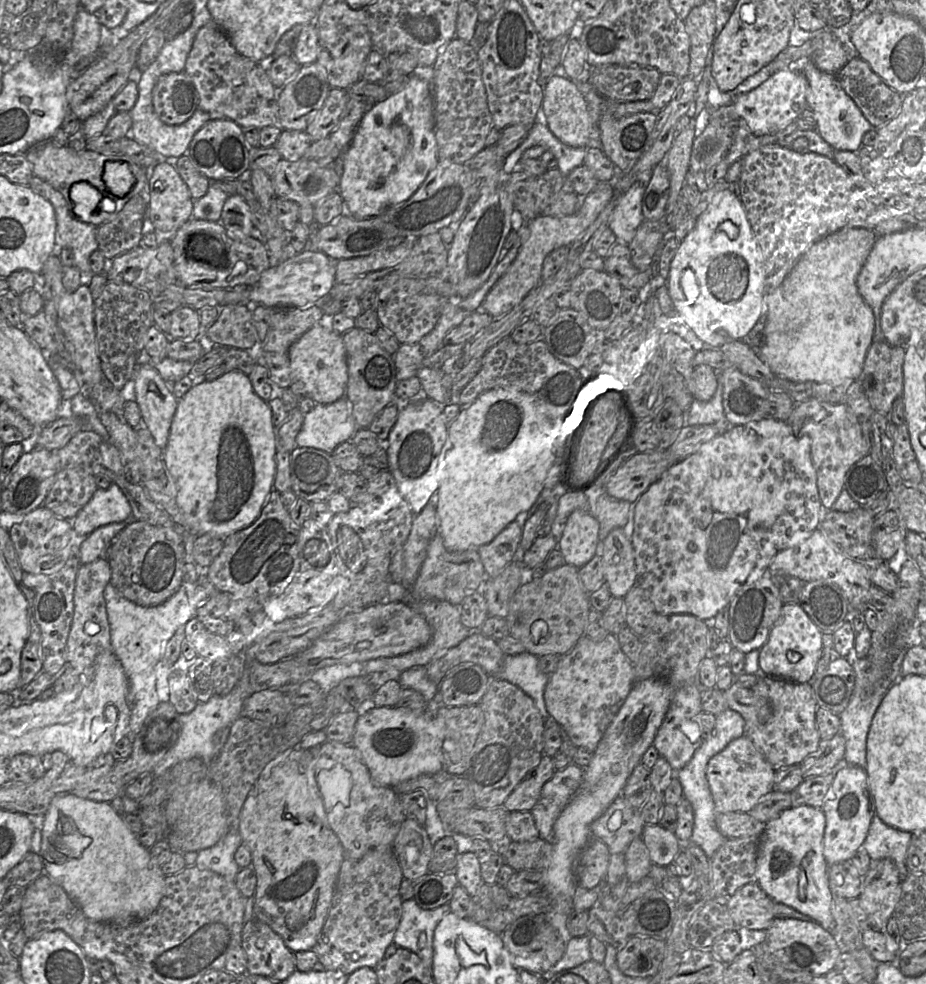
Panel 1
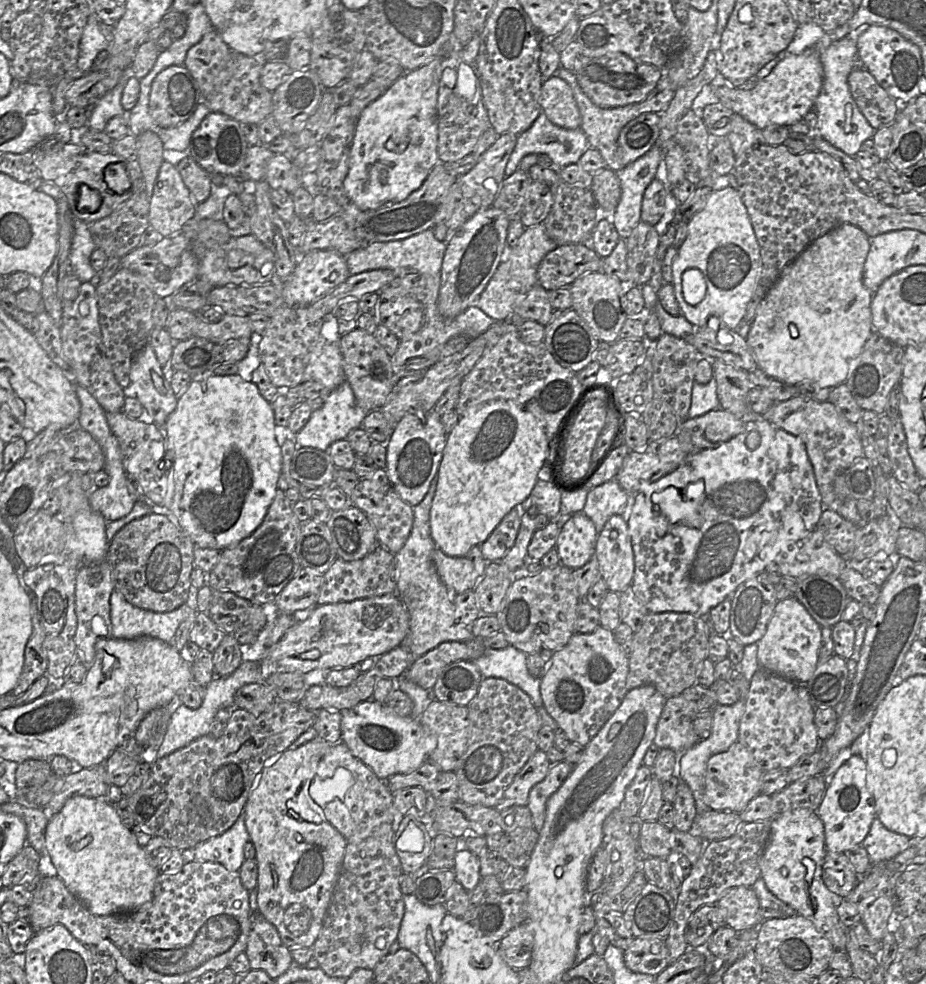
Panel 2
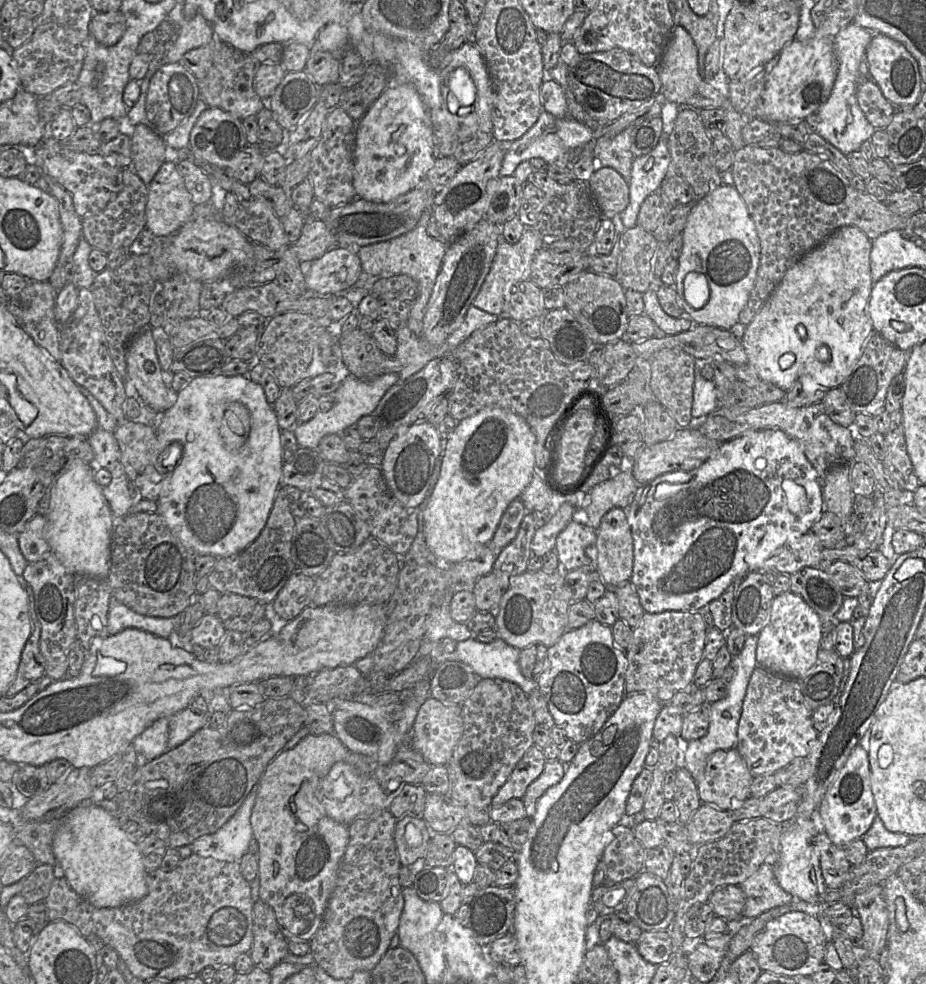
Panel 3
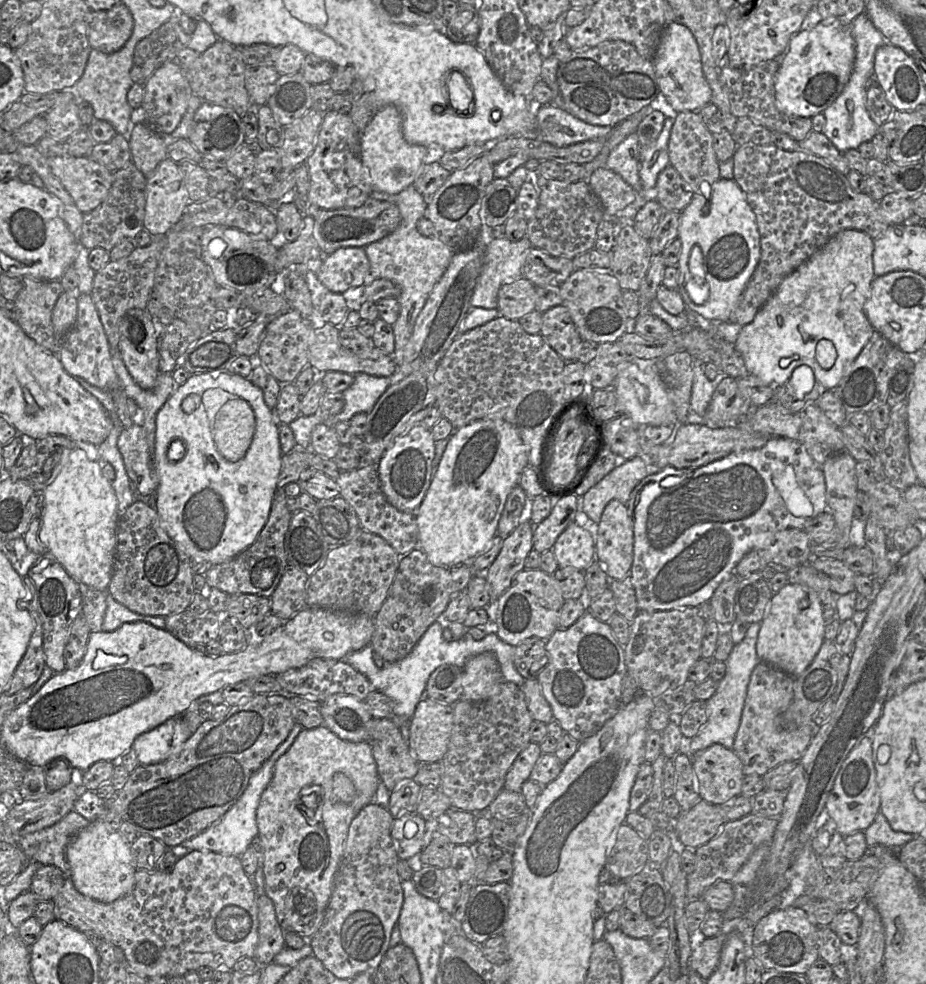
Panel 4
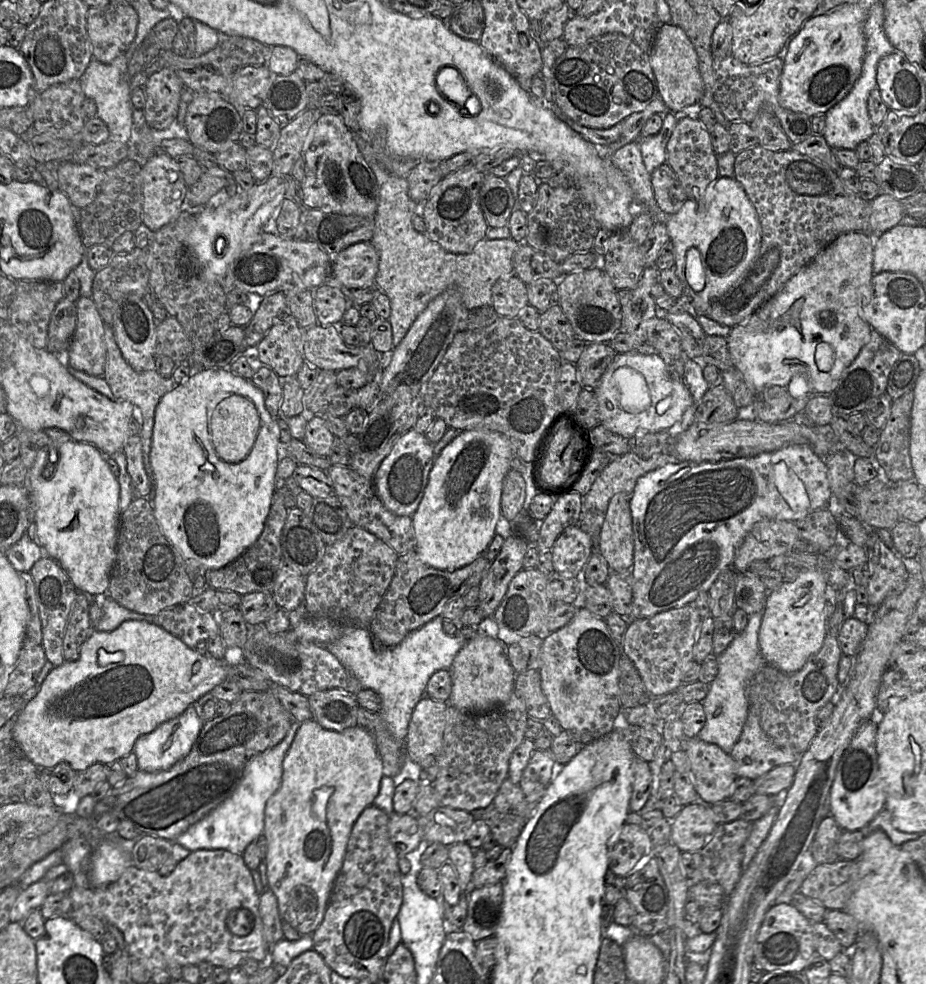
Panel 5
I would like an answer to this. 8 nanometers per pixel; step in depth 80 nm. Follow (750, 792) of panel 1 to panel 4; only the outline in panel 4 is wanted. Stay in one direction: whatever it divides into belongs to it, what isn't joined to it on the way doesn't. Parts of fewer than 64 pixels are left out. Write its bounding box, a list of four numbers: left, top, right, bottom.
[692,744,742,806]

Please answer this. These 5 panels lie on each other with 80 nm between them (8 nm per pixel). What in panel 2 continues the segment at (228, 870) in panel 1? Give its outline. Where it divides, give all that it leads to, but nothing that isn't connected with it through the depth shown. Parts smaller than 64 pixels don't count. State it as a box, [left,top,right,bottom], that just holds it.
[194,810,249,871]

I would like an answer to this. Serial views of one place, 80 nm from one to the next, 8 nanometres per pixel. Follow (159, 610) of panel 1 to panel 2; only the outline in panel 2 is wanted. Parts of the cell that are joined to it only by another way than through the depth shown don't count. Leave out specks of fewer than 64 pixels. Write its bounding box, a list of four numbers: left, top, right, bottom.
[110,586,198,643]

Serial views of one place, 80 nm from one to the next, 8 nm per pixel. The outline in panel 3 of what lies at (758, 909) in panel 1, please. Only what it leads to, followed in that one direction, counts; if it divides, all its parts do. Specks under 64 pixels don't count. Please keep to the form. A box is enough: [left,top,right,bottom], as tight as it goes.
[708,885,746,922]

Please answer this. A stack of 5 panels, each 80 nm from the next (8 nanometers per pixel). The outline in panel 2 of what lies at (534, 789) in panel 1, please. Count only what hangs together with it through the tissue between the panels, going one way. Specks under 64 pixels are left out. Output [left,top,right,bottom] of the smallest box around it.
[494,749,551,811]

